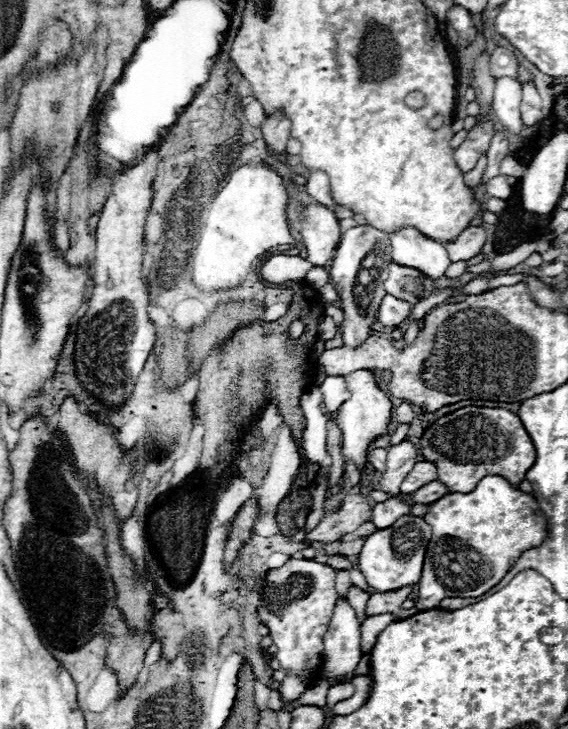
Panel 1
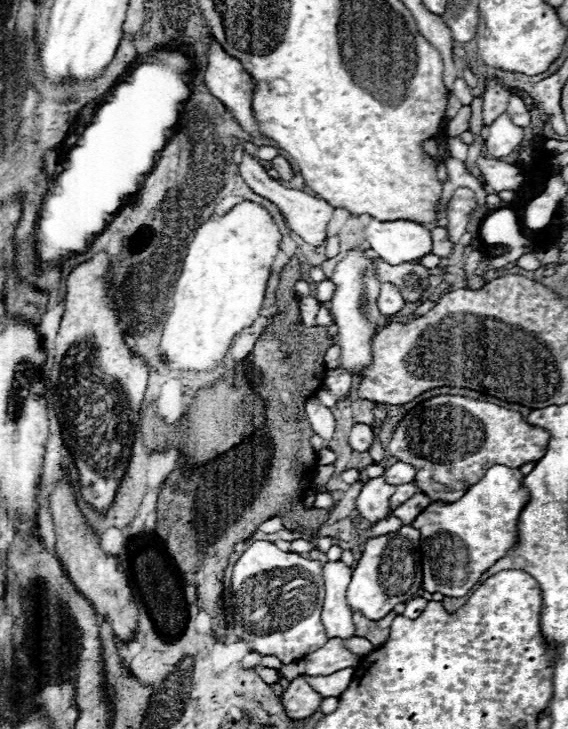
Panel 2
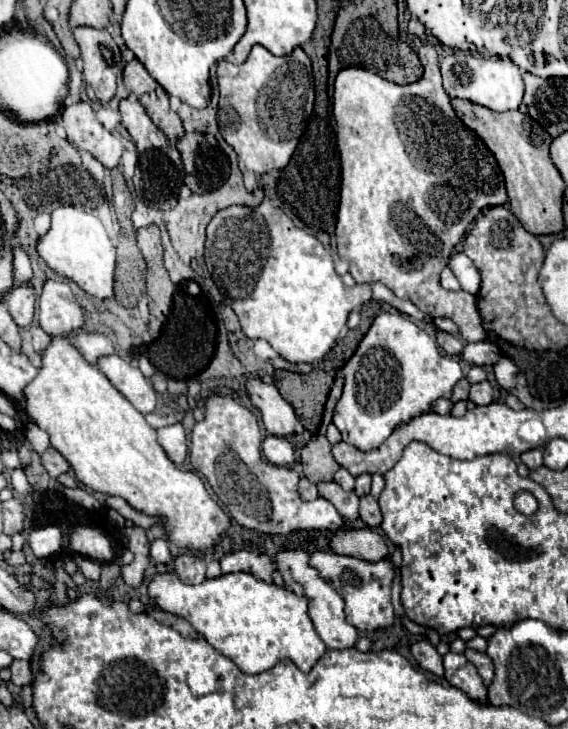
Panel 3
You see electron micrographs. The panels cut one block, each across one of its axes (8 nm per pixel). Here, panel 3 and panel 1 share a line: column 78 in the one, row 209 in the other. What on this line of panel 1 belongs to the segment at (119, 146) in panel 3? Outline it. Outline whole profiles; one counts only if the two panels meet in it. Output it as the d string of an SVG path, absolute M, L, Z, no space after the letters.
M152 146L134 166L116 172L108 200L104 202L98 228L96 228L96 252L92 260L92 292L90 292L90 310L78 322L76 344L74 344L74 364L76 374L84 388L96 394L104 404L122 404L130 398L132 386L154 348L156 328L148 316L148 284L142 280L142 252L144 252L144 226L148 210L152 204L152 180L160 162L160 146Z

